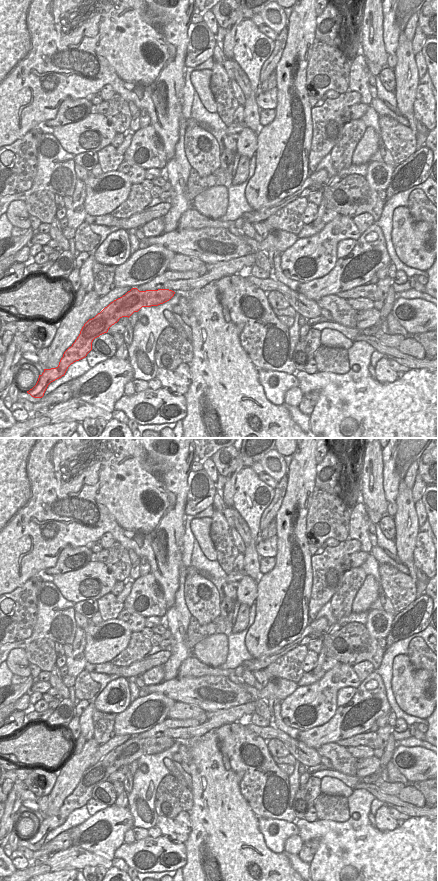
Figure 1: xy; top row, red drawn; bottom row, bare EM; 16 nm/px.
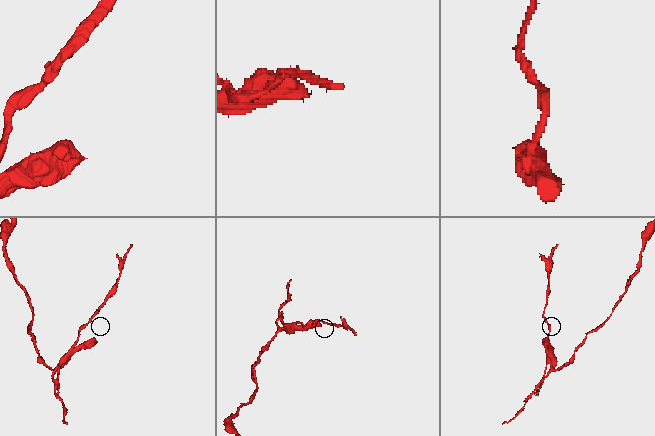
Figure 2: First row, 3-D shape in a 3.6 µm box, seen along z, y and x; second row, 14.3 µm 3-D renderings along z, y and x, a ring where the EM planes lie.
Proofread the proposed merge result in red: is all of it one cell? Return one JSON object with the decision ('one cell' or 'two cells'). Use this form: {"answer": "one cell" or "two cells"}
{"answer": "two cells"}

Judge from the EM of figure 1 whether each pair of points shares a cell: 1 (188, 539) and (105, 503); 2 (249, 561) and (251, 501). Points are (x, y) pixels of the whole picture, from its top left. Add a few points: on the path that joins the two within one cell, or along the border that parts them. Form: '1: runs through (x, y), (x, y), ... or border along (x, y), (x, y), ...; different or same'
1: border along (185, 515), (181, 560); different
2: runs through (251, 546), (253, 539), (252, 516); same

